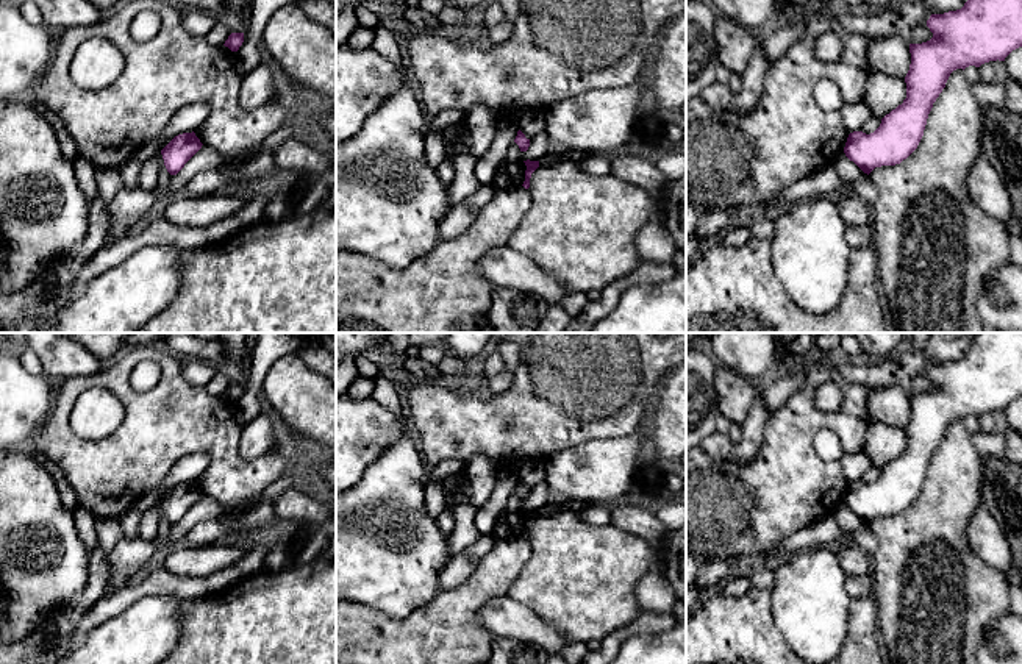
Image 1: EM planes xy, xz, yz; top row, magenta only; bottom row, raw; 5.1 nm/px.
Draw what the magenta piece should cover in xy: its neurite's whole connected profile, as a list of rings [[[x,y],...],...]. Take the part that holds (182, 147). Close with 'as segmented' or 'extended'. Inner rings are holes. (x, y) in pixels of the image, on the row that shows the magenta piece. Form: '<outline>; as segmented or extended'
[[[183,133],[175,136],[163,150],[163,159],[167,172],[177,175],[184,164],[202,148],[195,133]]]; as segmented

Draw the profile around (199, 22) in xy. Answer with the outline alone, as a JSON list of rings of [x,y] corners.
[[[188,9],[181,14],[181,22],[186,31],[195,36],[206,36],[216,23],[216,14],[205,9]]]

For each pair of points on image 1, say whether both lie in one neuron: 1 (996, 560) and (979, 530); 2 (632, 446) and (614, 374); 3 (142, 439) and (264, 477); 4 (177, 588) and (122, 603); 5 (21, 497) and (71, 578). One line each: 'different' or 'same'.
1: same
2: different
3: same
4: same
5: same

